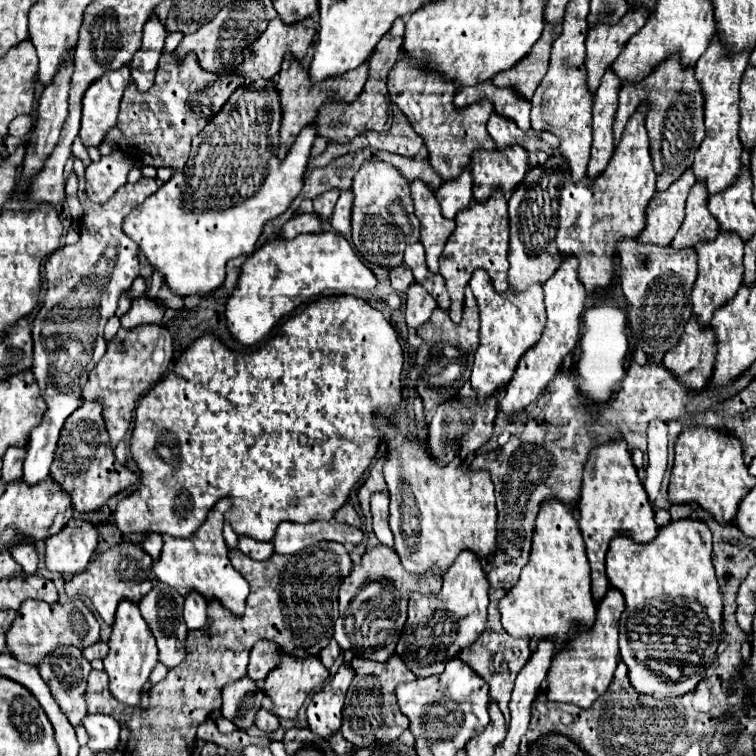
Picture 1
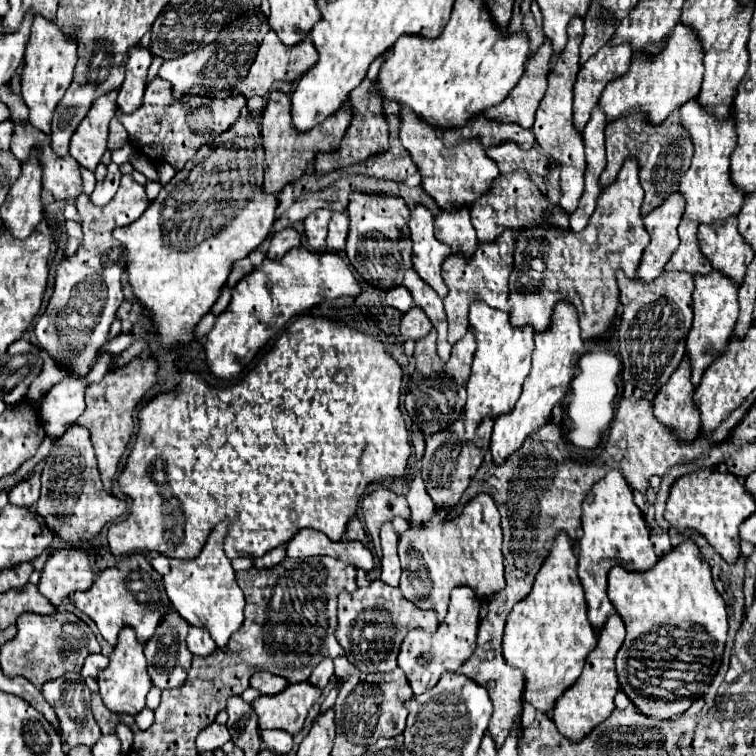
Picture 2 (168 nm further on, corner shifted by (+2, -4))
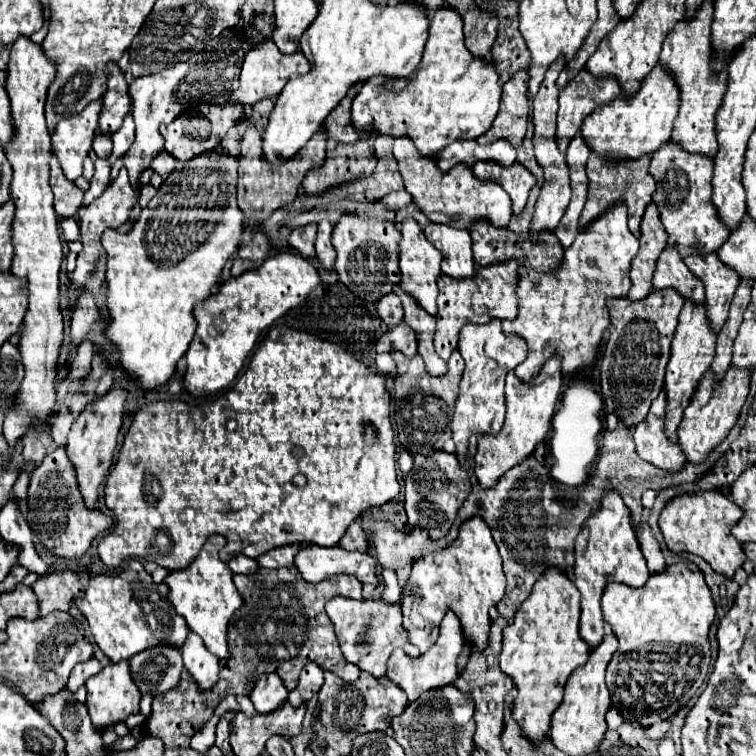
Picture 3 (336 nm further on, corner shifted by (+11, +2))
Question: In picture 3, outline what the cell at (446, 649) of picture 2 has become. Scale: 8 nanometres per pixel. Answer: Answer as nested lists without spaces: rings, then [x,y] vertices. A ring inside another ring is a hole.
[[[447,611],[443,621],[441,621],[441,631],[439,631],[439,639],[429,647],[427,653],[419,655],[419,657],[409,657],[403,649],[395,649],[391,659],[389,659],[389,667],[387,667],[387,675],[391,677],[393,683],[397,683],[409,697],[409,701],[415,701],[423,691],[433,689],[433,687],[441,687],[441,685],[449,685],[455,681],[457,677],[457,657],[463,649],[463,629],[459,623],[459,617],[453,611]]]

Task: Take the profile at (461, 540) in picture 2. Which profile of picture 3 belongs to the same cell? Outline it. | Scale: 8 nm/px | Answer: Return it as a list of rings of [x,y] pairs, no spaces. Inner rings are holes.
[[[473,515],[459,527],[457,539],[435,553],[425,553],[411,565],[411,575],[401,595],[403,621],[409,629],[409,641],[425,653],[433,641],[437,641],[439,623],[447,609],[453,609],[461,619],[465,639],[483,649],[491,625],[489,611],[505,595],[505,575],[501,569],[501,555],[491,537],[489,525]]]

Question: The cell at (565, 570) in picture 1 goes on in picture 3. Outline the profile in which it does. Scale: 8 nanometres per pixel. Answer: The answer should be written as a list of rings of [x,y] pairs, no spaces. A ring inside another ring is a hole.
[[[545,569],[545,573],[533,585],[531,595],[519,605],[513,623],[503,629],[503,649],[499,655],[501,671],[507,673],[517,687],[517,697],[513,701],[513,717],[533,743],[541,741],[541,737],[547,735],[551,713],[563,701],[565,683],[571,671],[575,671],[579,665],[587,661],[587,655],[589,645],[579,637],[579,591],[561,569]]]

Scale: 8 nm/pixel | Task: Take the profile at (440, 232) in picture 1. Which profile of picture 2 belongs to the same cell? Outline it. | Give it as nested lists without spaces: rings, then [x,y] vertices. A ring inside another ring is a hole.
[[[416,205],[410,213],[410,239],[414,243],[412,247],[412,263],[414,271],[420,275],[422,281],[426,281],[442,299],[446,297],[446,285],[440,275],[440,267],[444,259],[450,255],[450,247],[446,243],[440,243],[434,237],[434,225],[432,215],[426,211],[426,207]]]

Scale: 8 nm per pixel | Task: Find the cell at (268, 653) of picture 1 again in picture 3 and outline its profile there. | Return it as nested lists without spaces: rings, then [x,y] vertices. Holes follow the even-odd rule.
[[[269,673],[269,675],[259,675],[249,697],[251,697],[257,713],[271,713],[287,699],[287,693],[289,691],[285,689],[283,681],[275,673]]]

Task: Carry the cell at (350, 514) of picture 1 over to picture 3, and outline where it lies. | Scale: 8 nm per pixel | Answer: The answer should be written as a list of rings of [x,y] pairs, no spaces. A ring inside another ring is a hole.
[[[353,521],[347,529],[347,533],[343,535],[343,539],[339,541],[339,547],[347,549],[347,551],[367,551],[369,541],[367,541],[367,533],[363,531],[363,527]]]

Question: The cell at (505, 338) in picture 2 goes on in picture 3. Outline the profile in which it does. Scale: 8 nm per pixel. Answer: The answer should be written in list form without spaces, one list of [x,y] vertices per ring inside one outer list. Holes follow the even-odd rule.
[[[491,319],[489,323],[477,325],[467,323],[461,329],[459,351],[465,359],[465,373],[459,383],[459,397],[453,415],[453,441],[457,445],[459,457],[467,451],[467,439],[471,433],[497,433],[505,419],[505,377],[525,359],[525,339],[519,335],[505,335],[501,329],[501,319]]]

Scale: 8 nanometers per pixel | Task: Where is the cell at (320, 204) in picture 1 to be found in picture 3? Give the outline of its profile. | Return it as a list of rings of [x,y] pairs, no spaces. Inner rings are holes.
[[[309,223],[305,227],[297,227],[291,231],[289,235],[289,245],[293,249],[299,251],[299,255],[305,255],[305,257],[315,257],[315,247],[313,247],[313,241],[315,241],[315,233],[317,233],[317,225],[315,223]]]

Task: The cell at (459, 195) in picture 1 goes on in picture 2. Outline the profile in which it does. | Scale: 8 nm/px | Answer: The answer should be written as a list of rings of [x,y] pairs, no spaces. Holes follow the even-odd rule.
[[[466,207],[458,209],[456,213],[440,211],[440,215],[434,219],[436,227],[436,239],[450,245],[454,255],[464,255],[470,259],[474,255],[474,249],[478,249],[476,231],[470,223],[470,213]]]

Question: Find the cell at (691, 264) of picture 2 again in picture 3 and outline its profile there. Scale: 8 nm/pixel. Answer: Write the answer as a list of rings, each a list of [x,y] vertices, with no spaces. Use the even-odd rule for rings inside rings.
[[[669,245],[657,259],[657,269],[653,275],[653,287],[665,289],[675,287],[683,297],[693,299],[695,303],[705,301],[705,289],[697,275],[689,271],[689,267],[683,263],[679,251],[675,245]]]

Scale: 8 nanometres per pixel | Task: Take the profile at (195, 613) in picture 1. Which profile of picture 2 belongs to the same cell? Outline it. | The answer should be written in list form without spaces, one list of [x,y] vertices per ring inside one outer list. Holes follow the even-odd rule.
[[[190,627],[186,643],[188,643],[188,651],[192,655],[198,655],[198,657],[206,657],[216,649],[210,633],[206,629],[202,629],[202,627]]]

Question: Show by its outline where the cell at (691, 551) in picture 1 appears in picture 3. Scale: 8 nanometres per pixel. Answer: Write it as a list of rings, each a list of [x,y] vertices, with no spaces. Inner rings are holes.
[[[687,561],[667,565],[661,573],[653,573],[643,587],[629,587],[625,583],[607,583],[601,607],[605,621],[611,625],[615,637],[619,639],[619,647],[613,653],[613,657],[621,657],[621,653],[629,653],[629,649],[637,649],[637,645],[657,645],[657,641],[665,641],[665,645],[661,645],[665,649],[669,645],[697,645],[697,649],[711,649],[709,627],[715,619],[715,603],[703,573],[699,571],[699,567]]]

